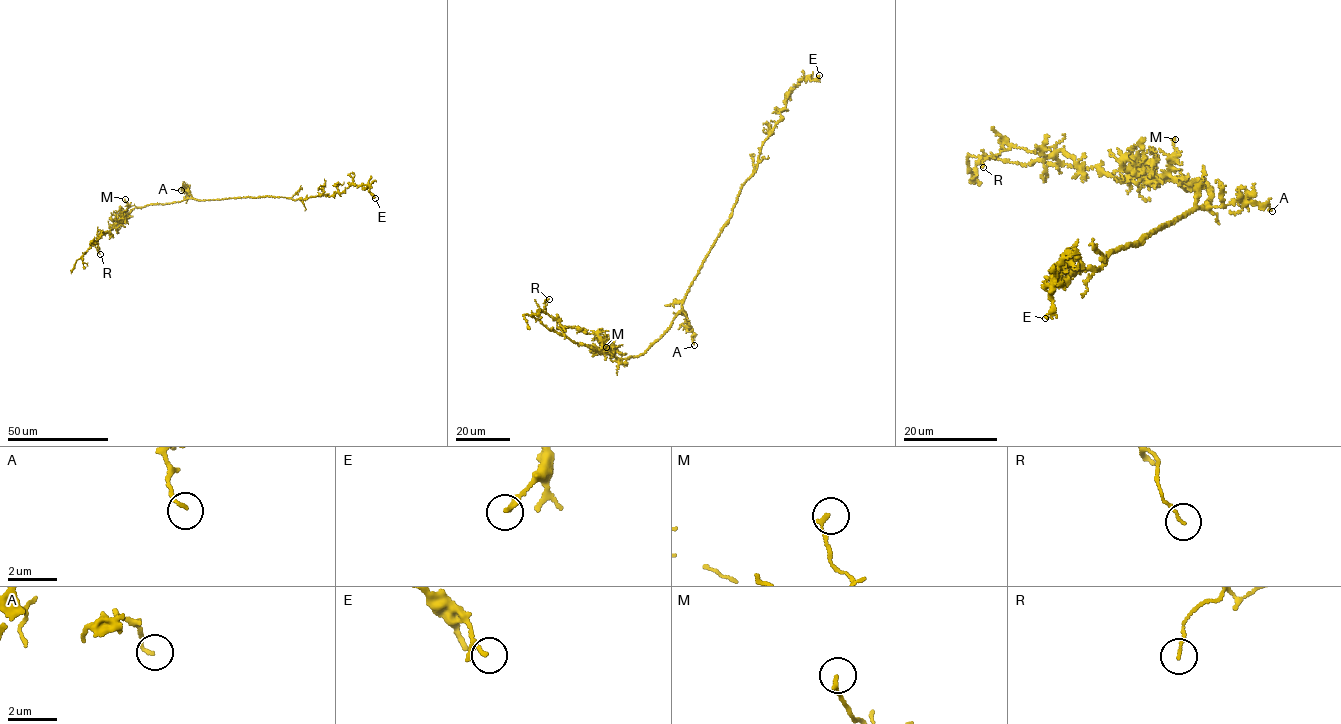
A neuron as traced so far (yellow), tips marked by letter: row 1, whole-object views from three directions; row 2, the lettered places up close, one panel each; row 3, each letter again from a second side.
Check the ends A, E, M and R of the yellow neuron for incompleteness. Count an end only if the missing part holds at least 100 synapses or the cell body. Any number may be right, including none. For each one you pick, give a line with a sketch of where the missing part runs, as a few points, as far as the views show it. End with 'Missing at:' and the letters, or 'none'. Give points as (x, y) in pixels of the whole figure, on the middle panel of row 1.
Missing at: none

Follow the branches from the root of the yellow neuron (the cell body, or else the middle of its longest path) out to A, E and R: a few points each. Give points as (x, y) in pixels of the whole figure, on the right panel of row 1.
A: (1187, 213), (1198, 208), (1219, 207), (1243, 200), (1267, 204), (1272, 211)
E: (1187, 213), (1138, 245), (1110, 253), (1098, 269), (1076, 269), (1066, 281), (1055, 270), (1045, 318)
R: (1187, 213), (1211, 197), (1200, 179), (1118, 178), (1003, 139), (1000, 153), (983, 167)

